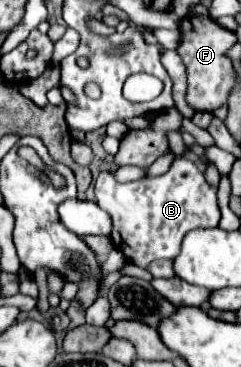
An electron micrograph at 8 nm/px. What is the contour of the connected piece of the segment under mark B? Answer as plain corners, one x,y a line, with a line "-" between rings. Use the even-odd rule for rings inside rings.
185,157
173,161
171,169
159,177
145,177
131,183
115,181
111,171
101,171
95,181
95,201
111,215
111,241
127,261
147,267
157,259
175,259
187,231
197,227
217,227
221,213
217,207
217,189

